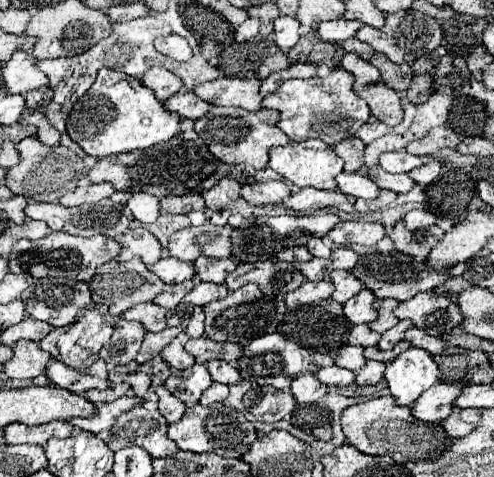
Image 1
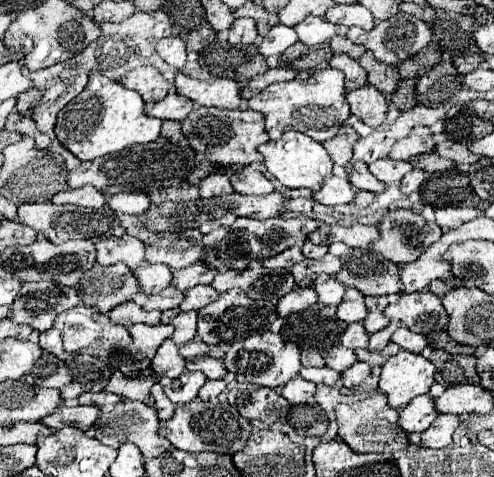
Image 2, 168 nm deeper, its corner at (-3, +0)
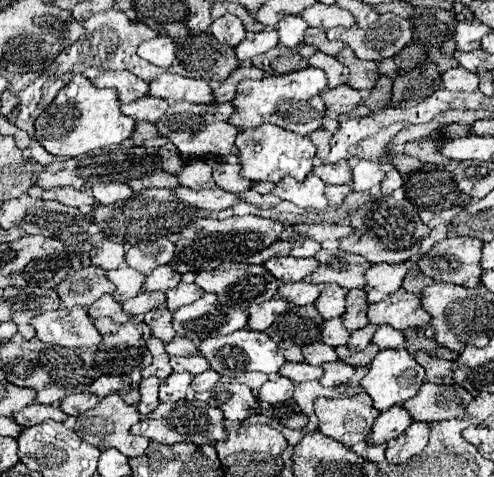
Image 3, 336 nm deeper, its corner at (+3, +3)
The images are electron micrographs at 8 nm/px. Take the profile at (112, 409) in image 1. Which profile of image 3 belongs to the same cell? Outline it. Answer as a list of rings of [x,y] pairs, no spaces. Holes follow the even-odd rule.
[[[29,404],[27,408],[19,410],[19,412],[13,412],[11,418],[21,426],[21,428],[27,428],[27,426],[33,426],[33,424],[39,424],[39,422],[45,422],[45,420],[57,420],[57,422],[65,422],[67,420],[67,414],[61,412],[59,406],[47,406],[47,404]]]

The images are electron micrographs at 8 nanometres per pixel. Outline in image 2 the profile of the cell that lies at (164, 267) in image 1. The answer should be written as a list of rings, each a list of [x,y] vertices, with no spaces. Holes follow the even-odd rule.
[[[143,263],[143,267],[135,269],[135,277],[139,279],[145,293],[159,293],[171,285],[171,267],[163,263]]]

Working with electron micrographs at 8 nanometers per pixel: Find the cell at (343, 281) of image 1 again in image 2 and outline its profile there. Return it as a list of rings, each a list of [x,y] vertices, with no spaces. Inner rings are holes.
[[[319,275],[313,283],[313,287],[319,293],[319,301],[325,305],[339,305],[345,295],[345,285],[339,283],[333,275]]]

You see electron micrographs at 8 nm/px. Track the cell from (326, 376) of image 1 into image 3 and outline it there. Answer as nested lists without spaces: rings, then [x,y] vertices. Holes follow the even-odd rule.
[[[285,362],[281,368],[279,368],[279,376],[285,376],[293,382],[307,382],[307,380],[319,380],[321,378],[321,368],[319,366],[311,366],[307,362],[299,362],[299,364],[293,364],[293,362]]]

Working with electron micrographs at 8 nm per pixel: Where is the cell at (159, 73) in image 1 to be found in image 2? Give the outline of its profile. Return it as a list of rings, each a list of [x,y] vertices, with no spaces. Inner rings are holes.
[[[151,65],[133,69],[119,83],[123,83],[127,89],[135,89],[137,93],[141,93],[147,103],[161,101],[169,93],[169,81]]]

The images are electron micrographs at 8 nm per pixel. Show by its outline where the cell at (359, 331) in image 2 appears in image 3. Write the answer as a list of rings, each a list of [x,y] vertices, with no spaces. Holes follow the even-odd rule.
[[[331,318],[331,320],[325,320],[323,322],[323,328],[321,328],[321,340],[327,344],[327,346],[341,346],[341,344],[347,344],[347,336],[349,332],[345,332],[345,326],[341,324],[341,318]]]

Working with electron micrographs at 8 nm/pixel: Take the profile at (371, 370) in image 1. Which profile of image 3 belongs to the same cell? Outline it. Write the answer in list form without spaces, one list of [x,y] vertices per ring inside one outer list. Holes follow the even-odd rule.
[[[327,362],[327,364],[323,364],[321,366],[323,368],[323,376],[321,376],[321,384],[323,386],[337,386],[337,384],[345,384],[351,376],[353,376],[353,372],[355,372],[355,368],[353,366],[349,366],[349,364],[343,364],[343,362]]]

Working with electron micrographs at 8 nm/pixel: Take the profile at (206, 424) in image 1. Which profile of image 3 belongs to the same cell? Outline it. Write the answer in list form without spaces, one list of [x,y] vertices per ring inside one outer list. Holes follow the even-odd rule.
[[[199,400],[161,402],[147,418],[141,418],[131,428],[131,432],[145,436],[149,440],[161,442],[161,444],[177,444],[185,440],[191,440],[193,444],[215,444],[219,440],[225,440],[221,410],[211,408],[207,402],[199,402]]]

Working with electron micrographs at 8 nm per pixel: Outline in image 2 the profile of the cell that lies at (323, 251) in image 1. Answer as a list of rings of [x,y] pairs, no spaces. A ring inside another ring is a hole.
[[[311,241],[303,243],[303,255],[309,259],[321,259],[325,253],[327,253],[325,245],[313,245]]]

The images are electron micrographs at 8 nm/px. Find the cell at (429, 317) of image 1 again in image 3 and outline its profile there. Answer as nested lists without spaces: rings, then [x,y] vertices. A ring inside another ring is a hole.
[[[397,290],[395,294],[385,296],[381,302],[369,304],[367,318],[371,324],[389,324],[395,330],[423,328],[429,322],[429,314],[421,308],[421,302],[415,294]]]

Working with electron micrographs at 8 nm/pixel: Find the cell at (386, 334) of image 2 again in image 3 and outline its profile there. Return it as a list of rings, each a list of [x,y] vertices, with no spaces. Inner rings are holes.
[[[367,324],[365,328],[361,330],[355,330],[349,334],[349,342],[347,342],[347,348],[355,348],[355,350],[363,350],[369,342],[371,342],[371,336],[373,332],[377,330],[377,326],[373,324]]]

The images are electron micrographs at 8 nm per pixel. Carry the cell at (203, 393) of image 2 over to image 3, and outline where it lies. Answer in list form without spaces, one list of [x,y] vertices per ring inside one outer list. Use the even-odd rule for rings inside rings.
[[[209,368],[209,370],[205,370],[205,372],[197,374],[197,376],[193,376],[191,388],[193,388],[195,392],[203,392],[203,390],[211,390],[217,382],[219,382],[219,374]]]

